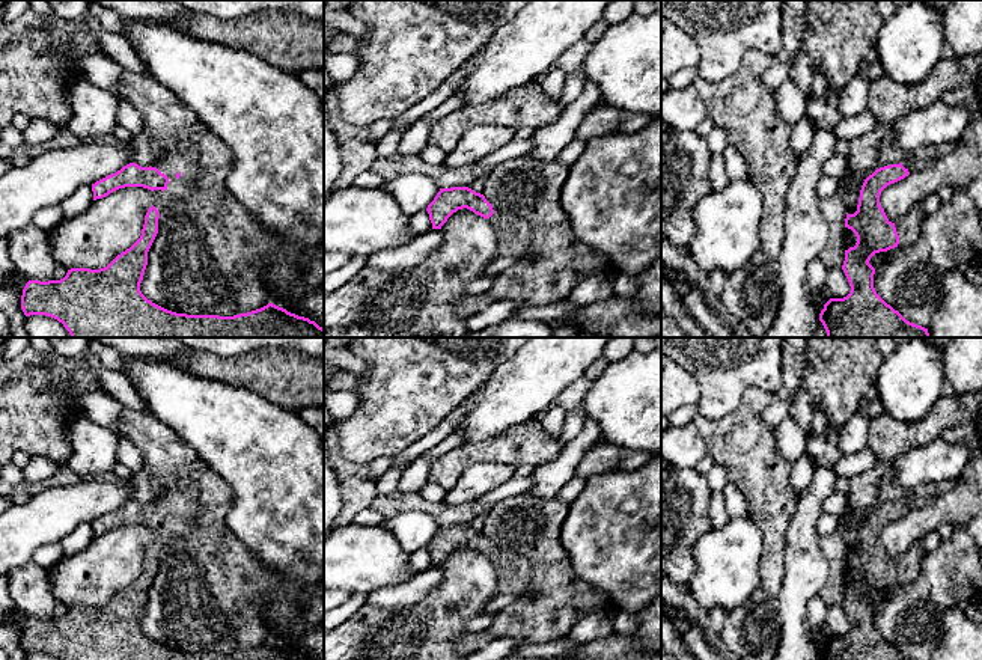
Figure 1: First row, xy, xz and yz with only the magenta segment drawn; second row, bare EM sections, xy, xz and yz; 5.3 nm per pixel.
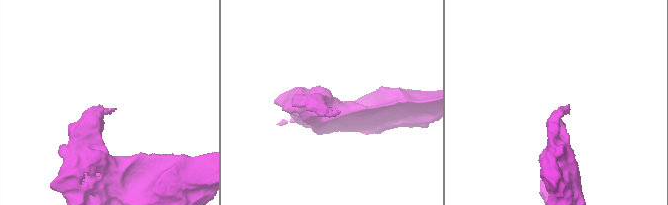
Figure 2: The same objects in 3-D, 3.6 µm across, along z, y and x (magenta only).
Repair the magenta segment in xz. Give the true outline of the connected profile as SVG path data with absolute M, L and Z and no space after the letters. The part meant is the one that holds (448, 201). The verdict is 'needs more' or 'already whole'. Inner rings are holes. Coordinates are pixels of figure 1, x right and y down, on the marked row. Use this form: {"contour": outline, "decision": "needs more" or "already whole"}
{"contour": "M468 187L440 188L426 208L432 229L441 229L447 218L462 208L489 220L497 235L499 256L521 256L533 243L533 229L529 222L502 214L483 194Z", "decision": "needs more"}

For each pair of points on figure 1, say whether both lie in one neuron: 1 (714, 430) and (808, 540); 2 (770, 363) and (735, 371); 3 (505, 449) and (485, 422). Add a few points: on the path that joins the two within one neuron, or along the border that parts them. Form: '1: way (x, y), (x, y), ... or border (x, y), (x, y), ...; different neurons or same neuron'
1: border (800, 494), (785, 535), (783, 555); different neurons
2: way (761, 363), (744, 363); same neuron
3: border (526, 419), (497, 434), (464, 442); different neurons

